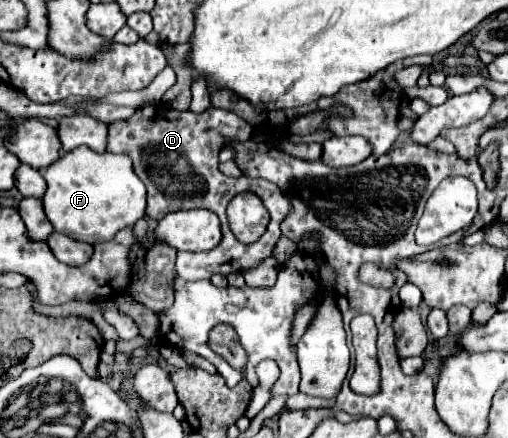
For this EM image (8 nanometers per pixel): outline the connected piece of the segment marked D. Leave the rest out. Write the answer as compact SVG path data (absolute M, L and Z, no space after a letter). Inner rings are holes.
M150 103L140 109L130 119L124 119L124 127L108 127L108 151L110 153L124 153L132 159L136 175L148 189L148 207L146 215L154 221L160 221L166 213L184 211L184 209L210 209L222 221L222 241L214 249L214 259L194 259L176 263L178 277L184 281L198 281L210 279L214 273L230 275L236 271L250 269L258 265L262 259L270 257L272 247L280 239L280 221L286 217L290 205L282 191L264 179L252 177L226 177L218 169L218 153L230 139L250 139L252 127L244 119L238 119L232 111L222 111L218 107L208 107L202 113L194 113L190 109L178 111L168 107L166 103ZM250 191L258 195L264 207L270 213L270 223L266 233L262 235L262 243L240 243L228 223L226 207L228 203L244 193Z

